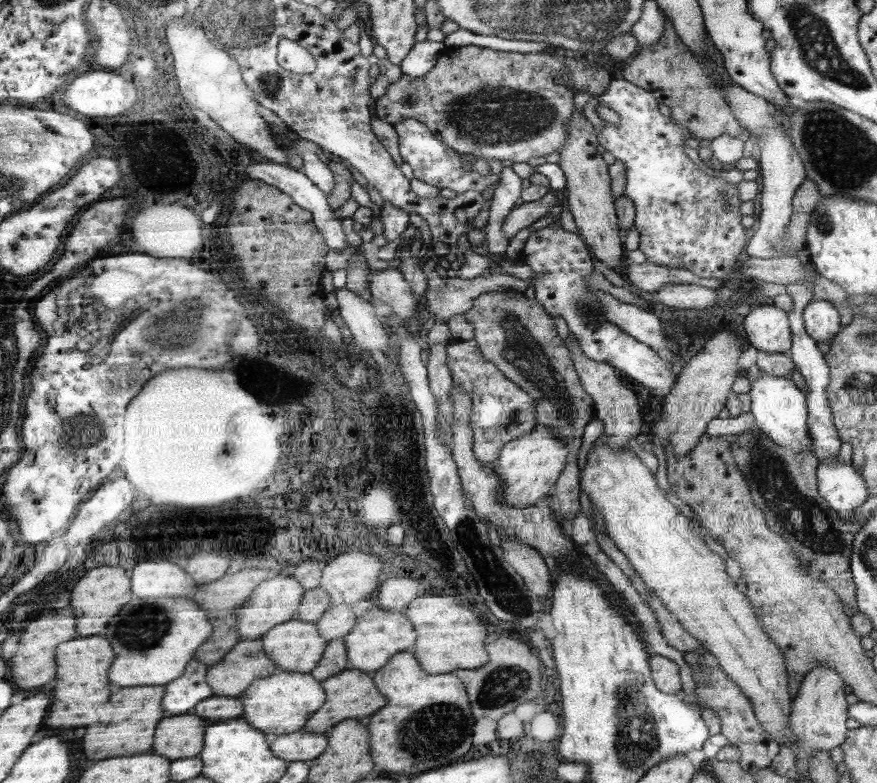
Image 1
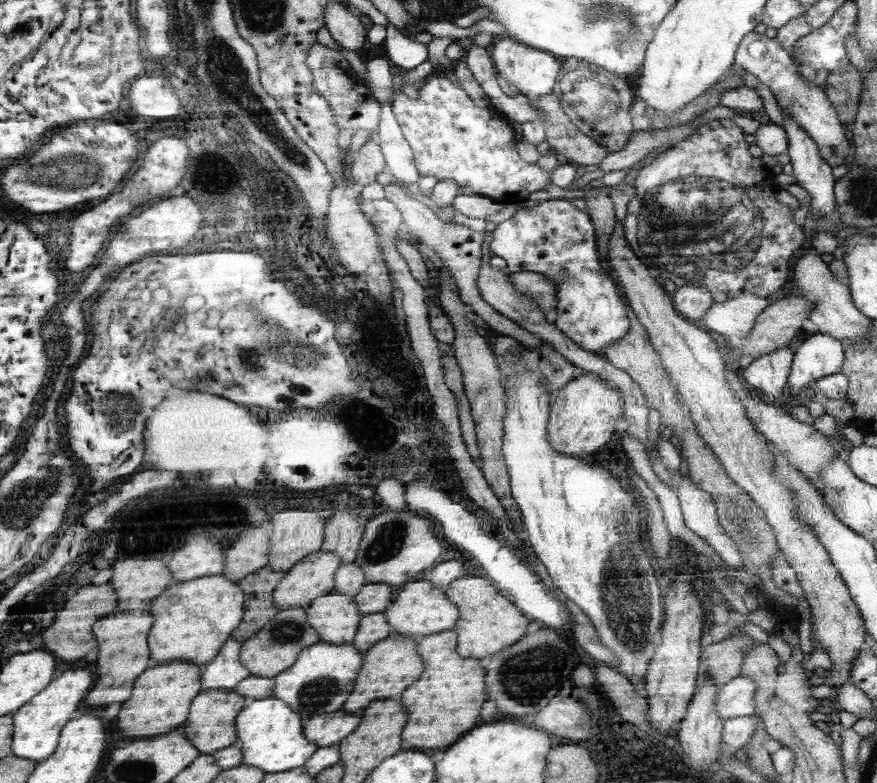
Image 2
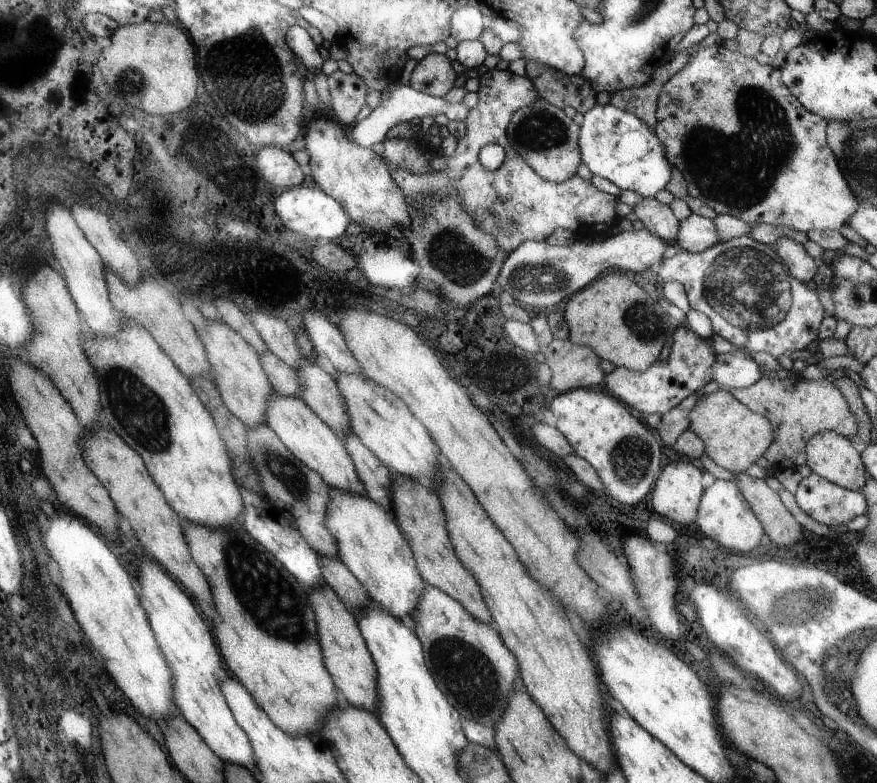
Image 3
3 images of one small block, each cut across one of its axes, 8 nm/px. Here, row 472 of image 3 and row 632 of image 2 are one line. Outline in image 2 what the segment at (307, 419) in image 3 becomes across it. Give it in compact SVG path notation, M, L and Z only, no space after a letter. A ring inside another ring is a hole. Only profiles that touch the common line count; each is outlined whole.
M331 592L307 606L309 623L322 642L352 645L364 616L354 598Z

